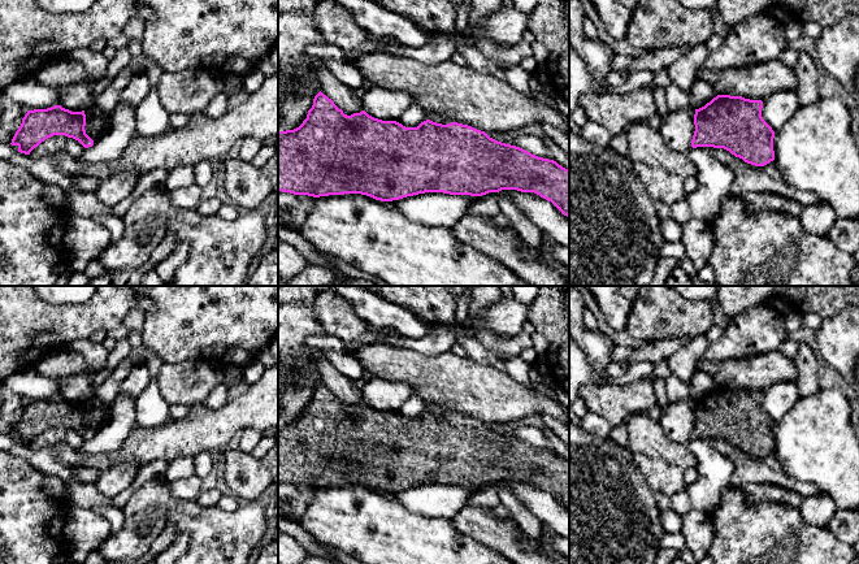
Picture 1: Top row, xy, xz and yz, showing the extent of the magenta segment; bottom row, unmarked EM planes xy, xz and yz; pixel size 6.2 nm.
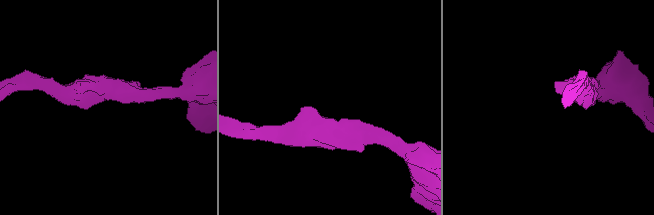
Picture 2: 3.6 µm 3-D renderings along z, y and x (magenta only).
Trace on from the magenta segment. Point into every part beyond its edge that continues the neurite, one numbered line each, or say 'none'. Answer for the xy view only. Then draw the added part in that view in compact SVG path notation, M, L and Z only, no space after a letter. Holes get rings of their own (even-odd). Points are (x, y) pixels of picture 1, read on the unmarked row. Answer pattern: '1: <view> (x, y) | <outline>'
none

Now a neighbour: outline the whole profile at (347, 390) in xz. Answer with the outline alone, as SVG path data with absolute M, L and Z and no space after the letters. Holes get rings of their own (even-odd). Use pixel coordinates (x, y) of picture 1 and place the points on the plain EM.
M320 356L317 361L320 382L334 392L344 405L351 407L364 400L360 382L342 374L327 357Z

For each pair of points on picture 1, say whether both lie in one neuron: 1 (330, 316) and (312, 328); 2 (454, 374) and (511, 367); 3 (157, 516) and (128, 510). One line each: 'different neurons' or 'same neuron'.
1: different neurons
2: different neurons
3: different neurons

